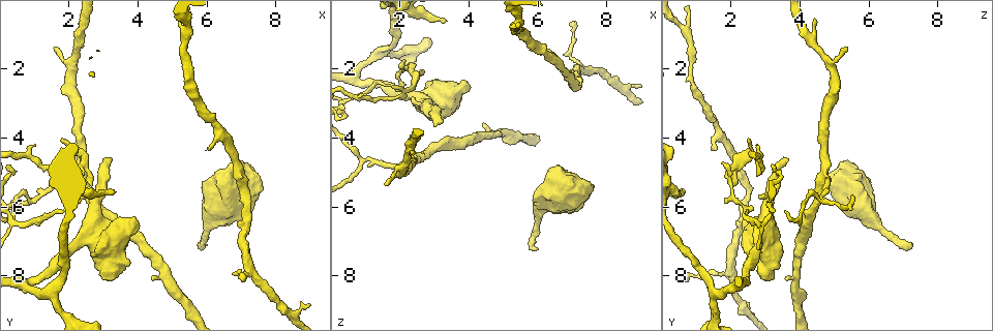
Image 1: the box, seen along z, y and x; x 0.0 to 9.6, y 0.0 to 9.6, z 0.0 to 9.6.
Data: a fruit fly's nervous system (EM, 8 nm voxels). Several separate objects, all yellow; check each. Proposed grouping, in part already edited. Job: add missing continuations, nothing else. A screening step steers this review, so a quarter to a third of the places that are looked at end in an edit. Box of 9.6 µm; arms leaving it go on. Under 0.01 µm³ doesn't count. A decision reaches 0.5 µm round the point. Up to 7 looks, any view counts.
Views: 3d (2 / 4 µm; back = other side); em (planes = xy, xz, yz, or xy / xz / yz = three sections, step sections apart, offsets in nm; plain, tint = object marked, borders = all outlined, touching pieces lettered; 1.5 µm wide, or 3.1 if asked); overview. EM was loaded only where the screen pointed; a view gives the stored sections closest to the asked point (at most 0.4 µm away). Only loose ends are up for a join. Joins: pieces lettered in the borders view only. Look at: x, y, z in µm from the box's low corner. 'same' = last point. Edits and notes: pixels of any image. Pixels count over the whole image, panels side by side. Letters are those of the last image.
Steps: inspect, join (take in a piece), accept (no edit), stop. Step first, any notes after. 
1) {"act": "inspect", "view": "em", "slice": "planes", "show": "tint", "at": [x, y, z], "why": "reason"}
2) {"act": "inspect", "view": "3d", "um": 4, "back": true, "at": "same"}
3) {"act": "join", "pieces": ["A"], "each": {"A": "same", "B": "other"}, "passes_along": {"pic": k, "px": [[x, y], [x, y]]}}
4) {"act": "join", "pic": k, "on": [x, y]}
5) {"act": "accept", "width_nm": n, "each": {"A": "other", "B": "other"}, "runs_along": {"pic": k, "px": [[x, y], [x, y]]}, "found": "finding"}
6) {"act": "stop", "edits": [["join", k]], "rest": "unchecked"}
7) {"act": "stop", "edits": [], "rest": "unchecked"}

{"act": "inspect", "view": "em", "slice": "planes", "show": "borders", "at": [6.05, 4.30, 1.55], "why": "branch stops here"}

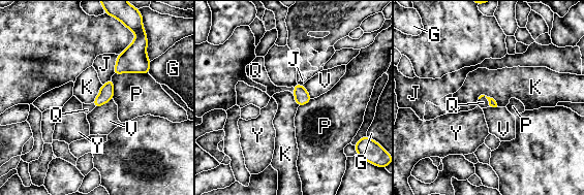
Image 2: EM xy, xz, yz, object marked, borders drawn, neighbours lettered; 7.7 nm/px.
{"act": "join", "pieces": ["Q"], "longest_contact_nm": ["P", 280], "each": {"G": "other", "J": "other", "K": "other", "P": "other", "Q": "same", "V": "other", "Y": "other"}, "passes_along": {"pic": 2, "px": [[492, 102], [487, 98], [483, 102]]}, "found": "the neuron continues"}

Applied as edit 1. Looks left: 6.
{"act": "inspect", "view": "overview", "why": "see it whole again"}

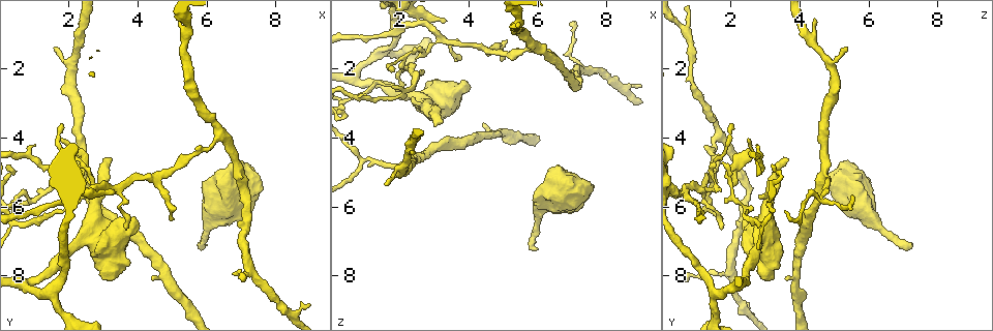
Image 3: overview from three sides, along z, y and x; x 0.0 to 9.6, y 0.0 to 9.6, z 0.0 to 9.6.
{"act": "inspect", "view": "3d", "um": 2, "at": [2.95, 4.60, 3.65], "why": "branch stops here"}

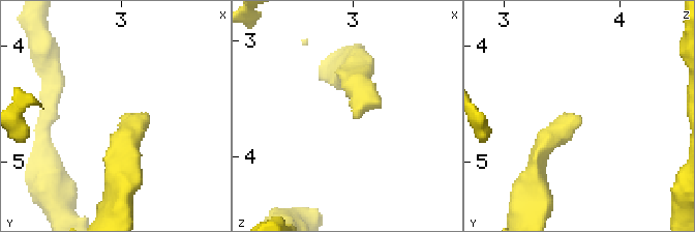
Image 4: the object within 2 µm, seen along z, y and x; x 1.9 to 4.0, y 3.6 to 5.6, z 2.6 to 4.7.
{"act": "inspect", "view": "em", "slice": "xy", "step": 8, "show": "borders", "at": [3.02, 4.64, 3.66]}

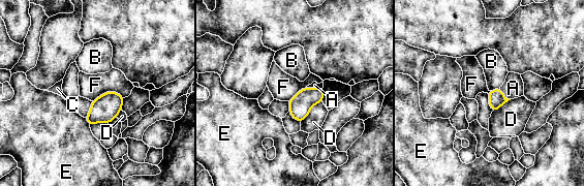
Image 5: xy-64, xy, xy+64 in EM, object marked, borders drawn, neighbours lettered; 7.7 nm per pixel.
{"act": "inspect", "view": "em", "slice": "planes", "show": "borders", "at": "same"}

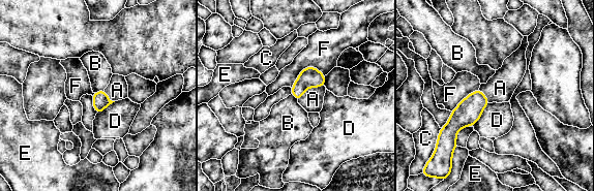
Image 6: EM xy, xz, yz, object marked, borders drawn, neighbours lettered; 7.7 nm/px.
{"act": "join", "pieces": ["A"], "width_nm": 120, "each": {"A": "same", "B": "other", "C": "other", "D": "other", "E": "other", "F": "other"}, "passes_along": {"pic": 6, "px": [[309, 77], [309, 87], [313, 99]]}, "found": "it goes on there"}

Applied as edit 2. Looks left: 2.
{"act": "inspect", "view": "em", "slice": "planes", "show": "tint", "at": [1.85, 3.60, 2.05], "why": "branch stops here"}

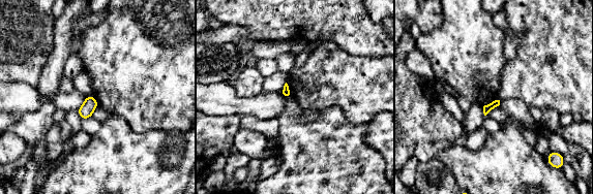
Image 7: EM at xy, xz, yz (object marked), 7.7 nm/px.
{"act": "inspect", "view": "em", "slice": "planes", "show": "borders", "at": "same", "why": "what lies round it"}

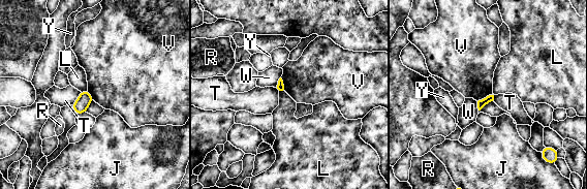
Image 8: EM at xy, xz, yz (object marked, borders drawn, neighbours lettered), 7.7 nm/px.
{"act": "accept", "each": {"J": "other", "L": "other", "R": "other", "T": "other", "V": "other", "W": "other", "Y": "other"}, "border": {"pic": 8, "px": [[493, 94], [489, 94], [477, 101]]}, "found": "none of them fits"}

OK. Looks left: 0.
{"act": "stop", "edits": [["join", 2], ["join", 6]], "rest": "unchecked"}

